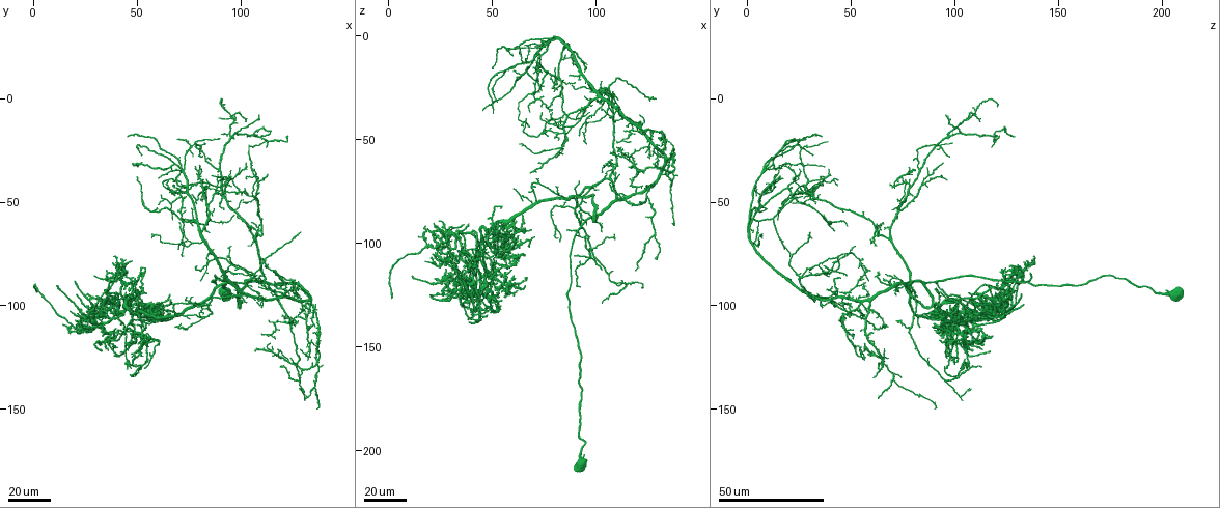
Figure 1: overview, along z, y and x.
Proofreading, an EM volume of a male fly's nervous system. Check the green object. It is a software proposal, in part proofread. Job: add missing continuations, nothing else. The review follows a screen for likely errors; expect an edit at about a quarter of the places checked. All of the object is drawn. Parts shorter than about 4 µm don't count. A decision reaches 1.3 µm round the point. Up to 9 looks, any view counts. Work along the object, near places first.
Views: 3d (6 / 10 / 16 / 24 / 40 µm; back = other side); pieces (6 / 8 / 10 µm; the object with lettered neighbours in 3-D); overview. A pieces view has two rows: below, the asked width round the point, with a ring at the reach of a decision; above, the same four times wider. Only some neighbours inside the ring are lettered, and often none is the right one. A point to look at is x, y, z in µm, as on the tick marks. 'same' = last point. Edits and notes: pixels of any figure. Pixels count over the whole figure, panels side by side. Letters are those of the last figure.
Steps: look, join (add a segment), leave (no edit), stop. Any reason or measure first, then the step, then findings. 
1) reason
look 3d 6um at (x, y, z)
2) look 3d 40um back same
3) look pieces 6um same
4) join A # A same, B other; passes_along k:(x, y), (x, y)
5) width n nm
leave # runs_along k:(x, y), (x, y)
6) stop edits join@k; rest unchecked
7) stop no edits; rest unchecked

look 3d 40um at (33, 118, 113)

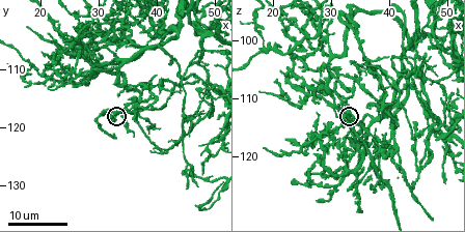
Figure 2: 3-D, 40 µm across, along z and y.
look pieces 6um at (33.0, 118.5, 114.0)

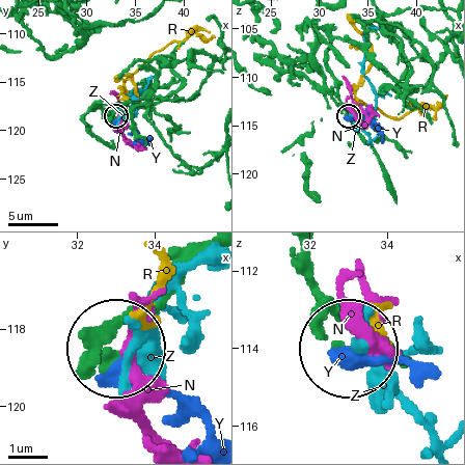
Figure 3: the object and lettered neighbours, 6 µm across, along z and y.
width 240 nm
leave # N other, R other, Y other, Z other; runs_along 3:(300, 255), (323, 325), (346, 346); none of them fits

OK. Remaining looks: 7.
an open end
look 3d 24um at (52, 96, 128)

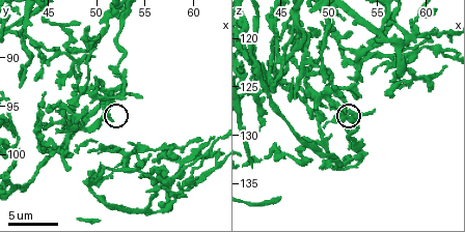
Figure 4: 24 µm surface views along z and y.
closer look
look 3d 6um at (51.6, 96.4, 127.6)

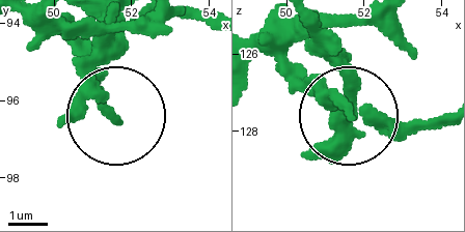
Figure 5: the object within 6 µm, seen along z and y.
what lies round it
look pieces 10um at (51.60, 96.50, 127.50)

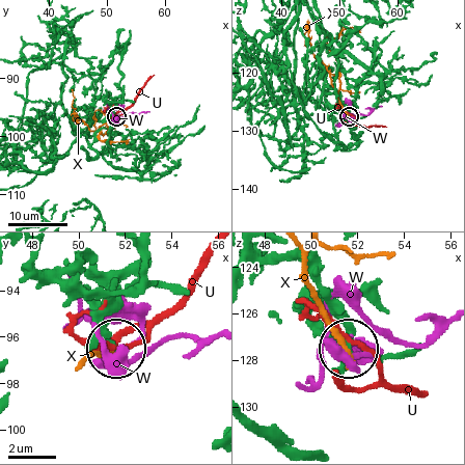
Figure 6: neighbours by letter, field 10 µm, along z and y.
leave # U other, W other, X other; no lettered segment goes on from it

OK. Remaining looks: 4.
thin end
look 3d 40um at (48, 103, 89)

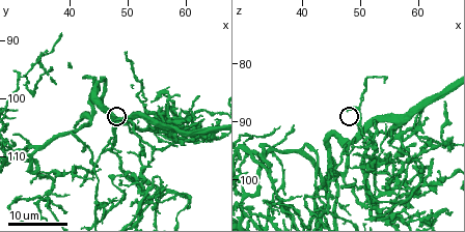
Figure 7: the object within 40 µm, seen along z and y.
look pieces 6um at (47.5, 104.0, 88.0)

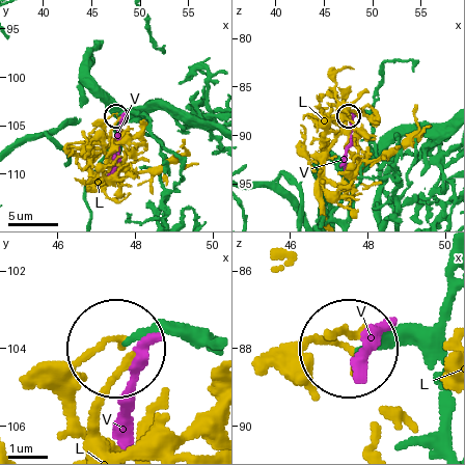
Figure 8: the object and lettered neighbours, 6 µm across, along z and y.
leave # L other, V other; no lettered segment goes on from it

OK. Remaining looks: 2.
end of a long branch
look 3d 40um at (46, 19, 36)

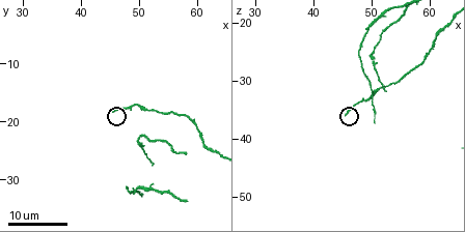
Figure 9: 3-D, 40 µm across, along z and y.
see the neighbours
look pieces 10um at (45.5, 18.5, 36.0)

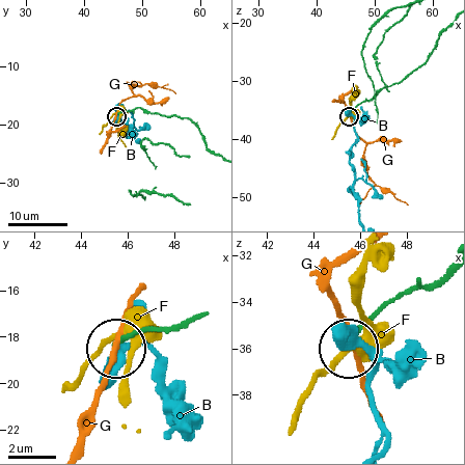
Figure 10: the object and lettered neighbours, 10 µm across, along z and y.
leave # B other, F other, G other; no lettered segment goes on from it

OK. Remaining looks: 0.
stop no edits; rest unchecked

